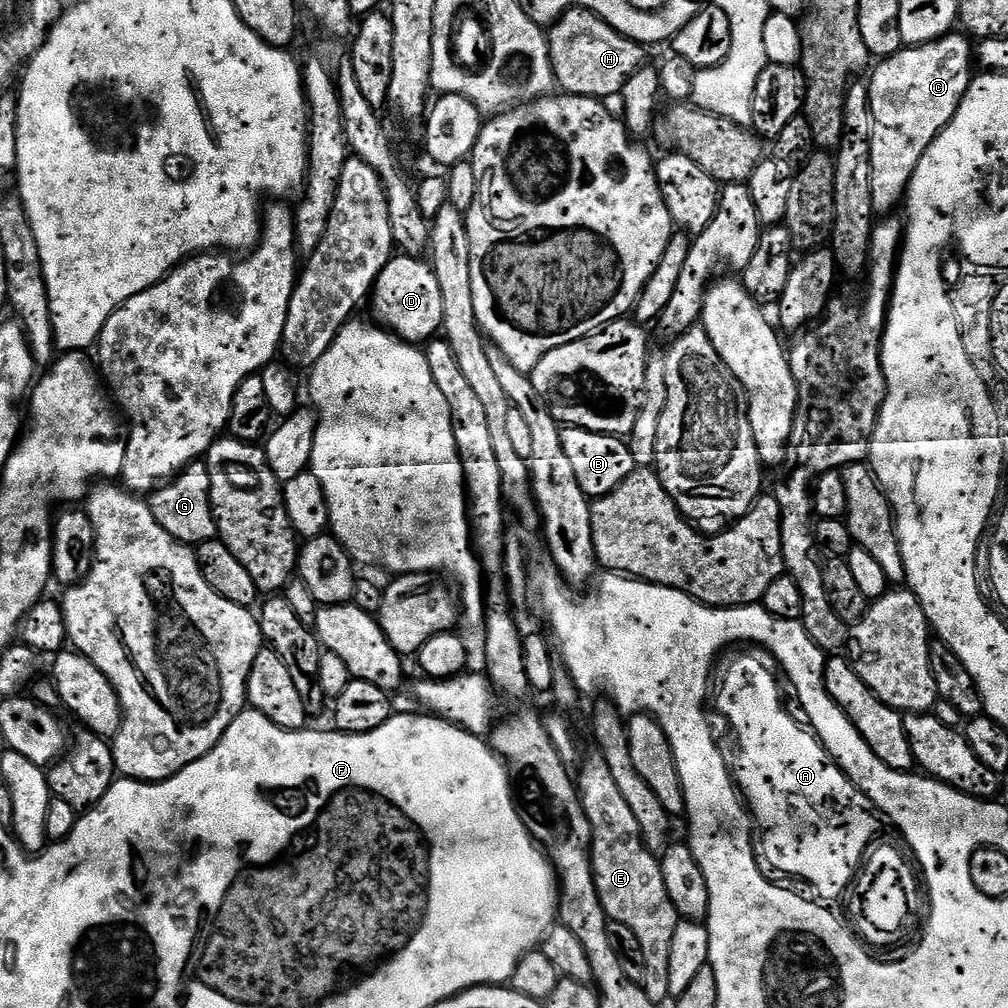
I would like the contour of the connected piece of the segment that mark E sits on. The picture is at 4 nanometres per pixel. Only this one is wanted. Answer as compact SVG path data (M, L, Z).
M599 754L586 760L580 776L578 772L578 791L592 827L592 873L598 898L611 923L627 926L638 937L646 962L646 998L660 1006L670 997L670 942L681 916L674 910L674 902L670 902L657 853L646 846L634 813L610 775L610 766Z

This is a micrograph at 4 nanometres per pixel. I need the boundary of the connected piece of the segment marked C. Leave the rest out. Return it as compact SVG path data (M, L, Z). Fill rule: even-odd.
M949 34L938 38L934 42L929 44L917 44L915 46L905 46L900 49L898 54L888 56L882 61L879 61L871 69L872 80L867 81L868 89L870 90L870 114L874 114L874 142L870 142L870 170L872 171L872 177L870 178L870 190L872 191L872 197L874 198L874 210L877 214L892 214L896 207L901 207L902 201L905 199L908 191L908 183L912 181L912 175L914 170L918 166L918 162L922 162L922 154L926 154L926 150L934 142L934 138L938 138L938 134L944 129L949 122L954 118L954 114L958 110L958 106L962 102L962 98L966 94L966 90L972 85L974 79L974 44L967 35L961 34Z

